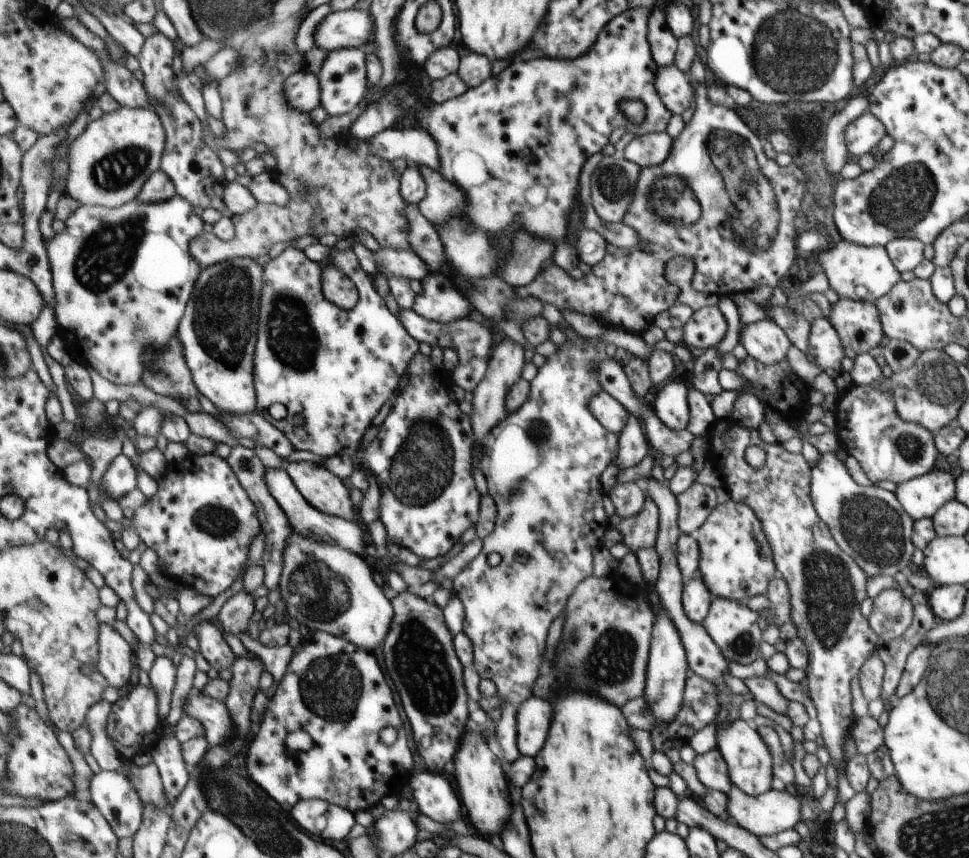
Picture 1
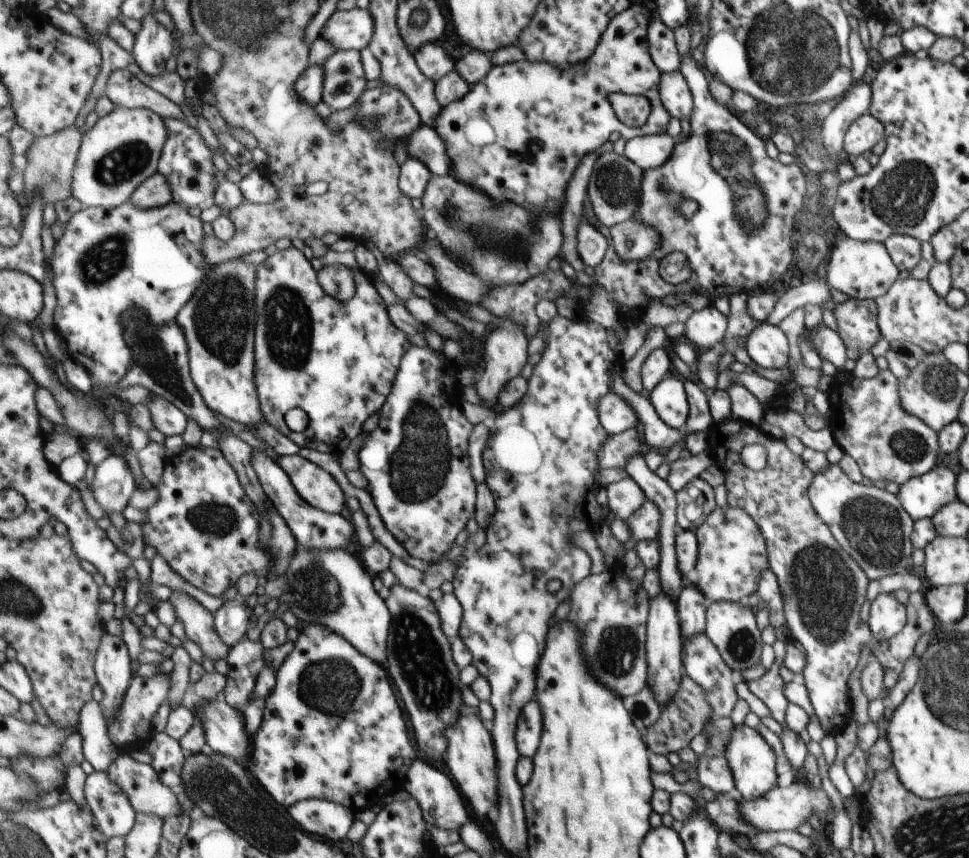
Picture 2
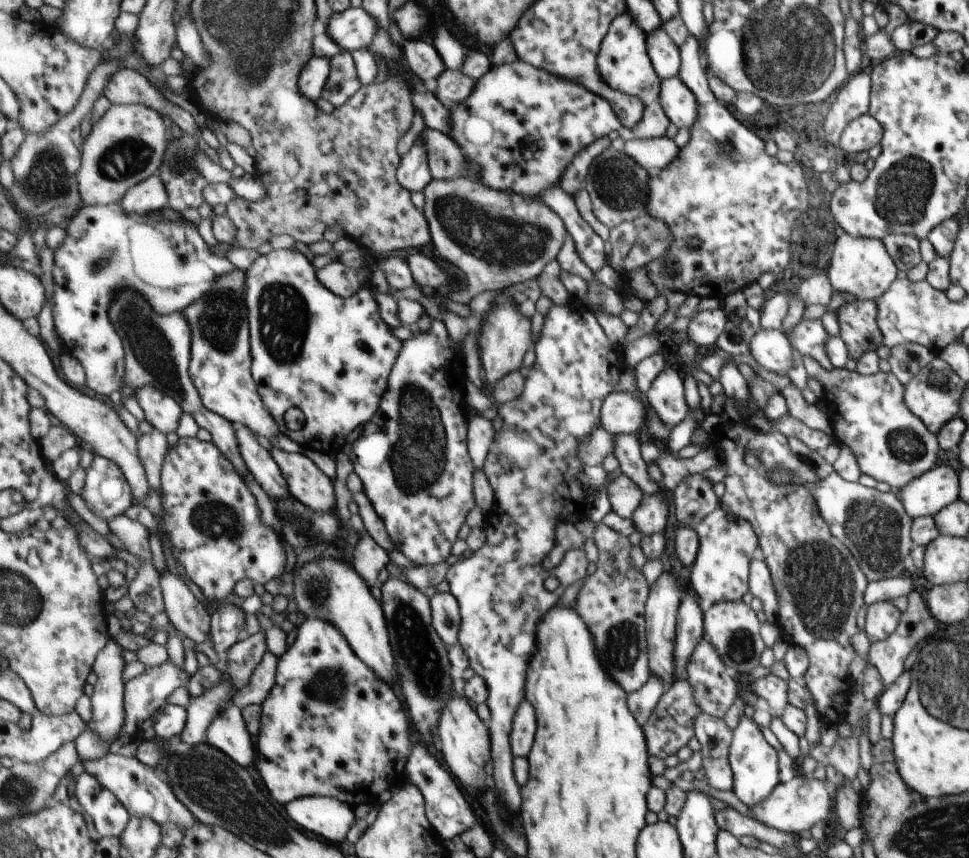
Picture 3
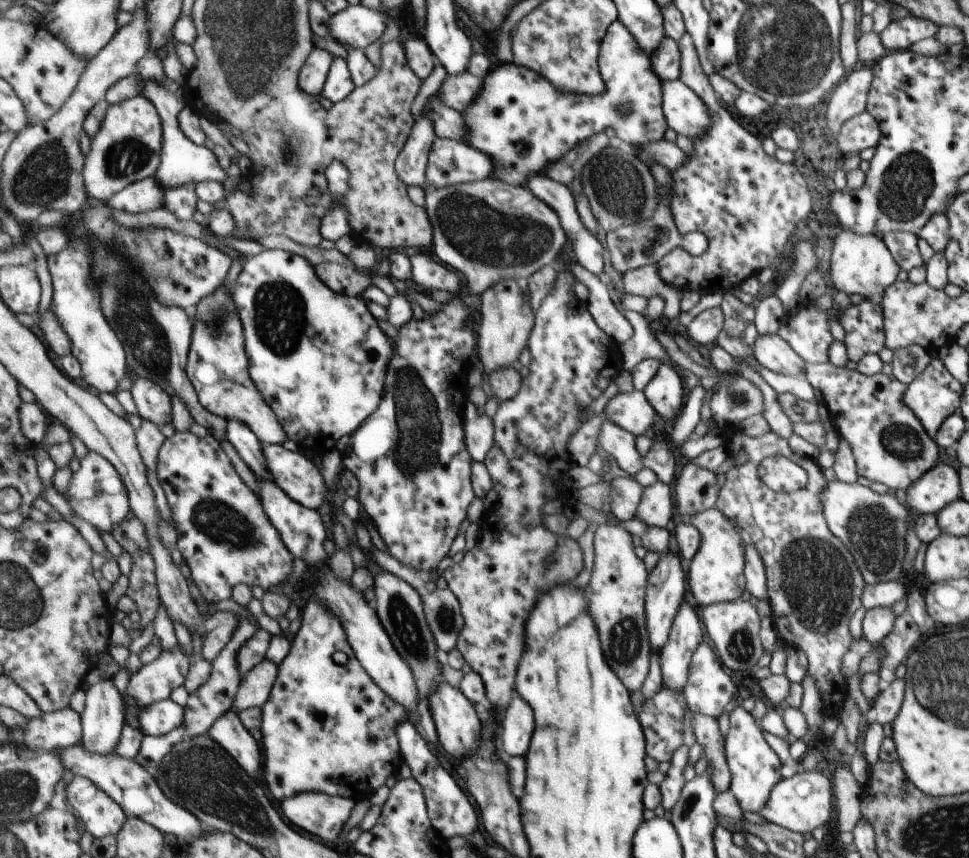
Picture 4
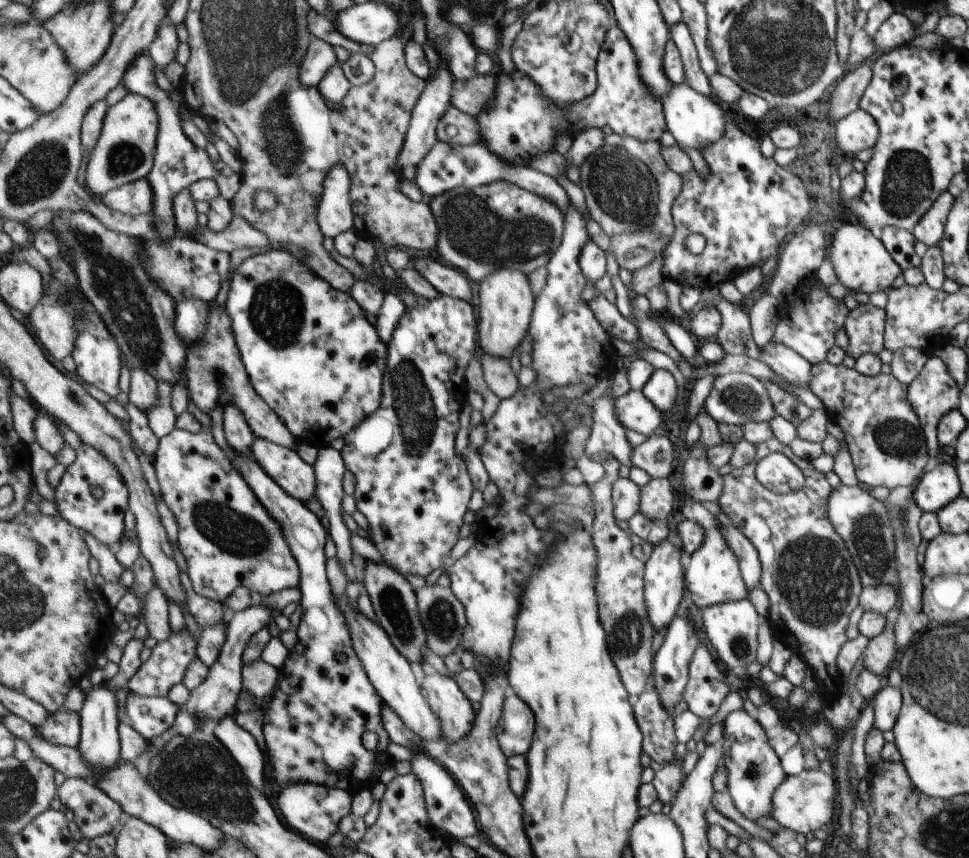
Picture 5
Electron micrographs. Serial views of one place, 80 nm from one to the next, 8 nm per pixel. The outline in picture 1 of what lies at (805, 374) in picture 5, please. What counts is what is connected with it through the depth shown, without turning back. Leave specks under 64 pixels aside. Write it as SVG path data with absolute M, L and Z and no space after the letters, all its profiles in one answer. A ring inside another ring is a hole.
M770 319L742 325L738 342L747 355L765 366L786 360L790 350L790 338Z

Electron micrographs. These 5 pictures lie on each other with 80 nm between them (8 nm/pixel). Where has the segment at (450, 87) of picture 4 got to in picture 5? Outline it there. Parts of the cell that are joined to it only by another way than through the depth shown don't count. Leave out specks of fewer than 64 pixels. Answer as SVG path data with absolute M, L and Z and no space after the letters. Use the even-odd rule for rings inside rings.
M475 75L469 80L456 79L453 83L451 102L455 108L476 117L493 100L496 79L488 75Z

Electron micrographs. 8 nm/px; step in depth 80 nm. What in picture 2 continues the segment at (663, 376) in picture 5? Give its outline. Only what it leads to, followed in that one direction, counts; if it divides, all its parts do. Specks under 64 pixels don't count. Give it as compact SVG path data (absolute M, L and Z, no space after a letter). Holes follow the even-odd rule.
M677 378L661 379L650 393L645 394L650 400L657 416L674 429L685 430L687 418L687 400L683 385Z

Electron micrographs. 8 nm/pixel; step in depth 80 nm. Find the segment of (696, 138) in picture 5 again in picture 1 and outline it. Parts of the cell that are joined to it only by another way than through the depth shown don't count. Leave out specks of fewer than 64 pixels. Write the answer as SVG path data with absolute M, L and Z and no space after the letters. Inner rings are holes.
M674 65L658 68L654 86L671 115L681 115L689 108L694 94L688 76Z

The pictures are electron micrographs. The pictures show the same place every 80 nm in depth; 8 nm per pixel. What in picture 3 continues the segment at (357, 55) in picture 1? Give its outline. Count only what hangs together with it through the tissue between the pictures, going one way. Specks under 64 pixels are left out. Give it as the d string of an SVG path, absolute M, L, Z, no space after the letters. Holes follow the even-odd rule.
M343 51L330 61L332 69L322 98L328 100L335 109L338 109L345 105L350 98L353 98L364 84L359 78L351 51Z

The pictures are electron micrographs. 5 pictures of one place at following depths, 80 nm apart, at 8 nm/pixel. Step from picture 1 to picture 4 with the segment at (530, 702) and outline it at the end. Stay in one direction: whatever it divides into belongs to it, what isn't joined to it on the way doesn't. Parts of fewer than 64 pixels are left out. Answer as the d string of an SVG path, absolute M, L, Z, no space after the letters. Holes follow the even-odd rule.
M515 698L515 702L511 702L510 708L501 720L499 740L503 754L507 758L523 756L527 752L531 732L533 732L531 708L521 698Z

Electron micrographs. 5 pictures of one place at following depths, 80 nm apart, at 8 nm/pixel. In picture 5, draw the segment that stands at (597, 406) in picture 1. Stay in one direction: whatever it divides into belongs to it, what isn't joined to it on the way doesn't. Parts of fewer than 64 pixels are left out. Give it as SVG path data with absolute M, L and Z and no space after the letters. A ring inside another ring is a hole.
M640 390L614 396L614 415L624 429L648 437L659 426L658 408Z

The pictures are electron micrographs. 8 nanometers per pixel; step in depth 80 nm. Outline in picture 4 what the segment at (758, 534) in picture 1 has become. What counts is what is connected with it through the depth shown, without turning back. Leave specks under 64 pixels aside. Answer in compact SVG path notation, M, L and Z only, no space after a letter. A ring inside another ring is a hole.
M707 509L691 518L691 525L698 529L701 544L698 552L687 562L687 582L691 596L696 604L702 608L720 602L734 601L743 594L745 581L744 542L735 522L723 516L717 509Z

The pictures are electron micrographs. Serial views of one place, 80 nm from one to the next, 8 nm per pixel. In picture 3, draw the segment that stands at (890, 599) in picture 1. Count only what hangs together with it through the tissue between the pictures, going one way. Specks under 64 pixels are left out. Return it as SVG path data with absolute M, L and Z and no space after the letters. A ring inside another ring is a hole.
M891 601L870 604L866 608L864 627L862 628L869 642L874 643L887 638L895 630L900 614Z

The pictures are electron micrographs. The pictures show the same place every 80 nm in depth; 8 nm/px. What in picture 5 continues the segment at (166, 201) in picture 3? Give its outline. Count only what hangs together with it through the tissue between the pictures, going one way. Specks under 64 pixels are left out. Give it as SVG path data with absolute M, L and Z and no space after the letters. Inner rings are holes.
M147 177L113 189L101 199L112 210L128 215L137 216L154 210L153 187Z

